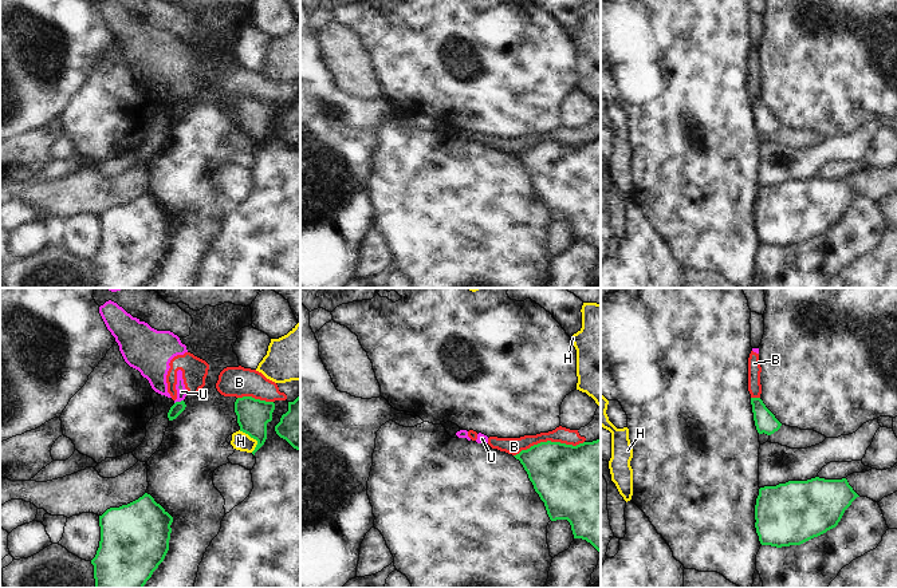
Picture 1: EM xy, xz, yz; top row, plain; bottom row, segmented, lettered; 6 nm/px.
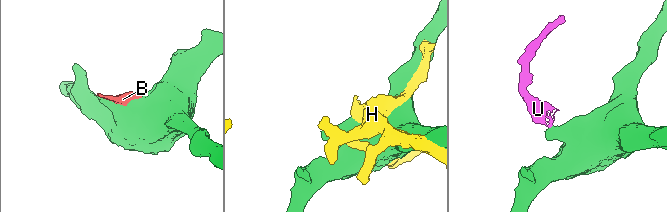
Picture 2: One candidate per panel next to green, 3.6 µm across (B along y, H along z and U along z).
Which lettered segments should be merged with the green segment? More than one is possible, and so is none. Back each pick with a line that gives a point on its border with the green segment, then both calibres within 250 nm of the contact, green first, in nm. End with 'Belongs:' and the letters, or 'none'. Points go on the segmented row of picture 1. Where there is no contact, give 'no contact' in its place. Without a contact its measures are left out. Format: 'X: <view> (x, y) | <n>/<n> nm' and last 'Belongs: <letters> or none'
Belongs: none

